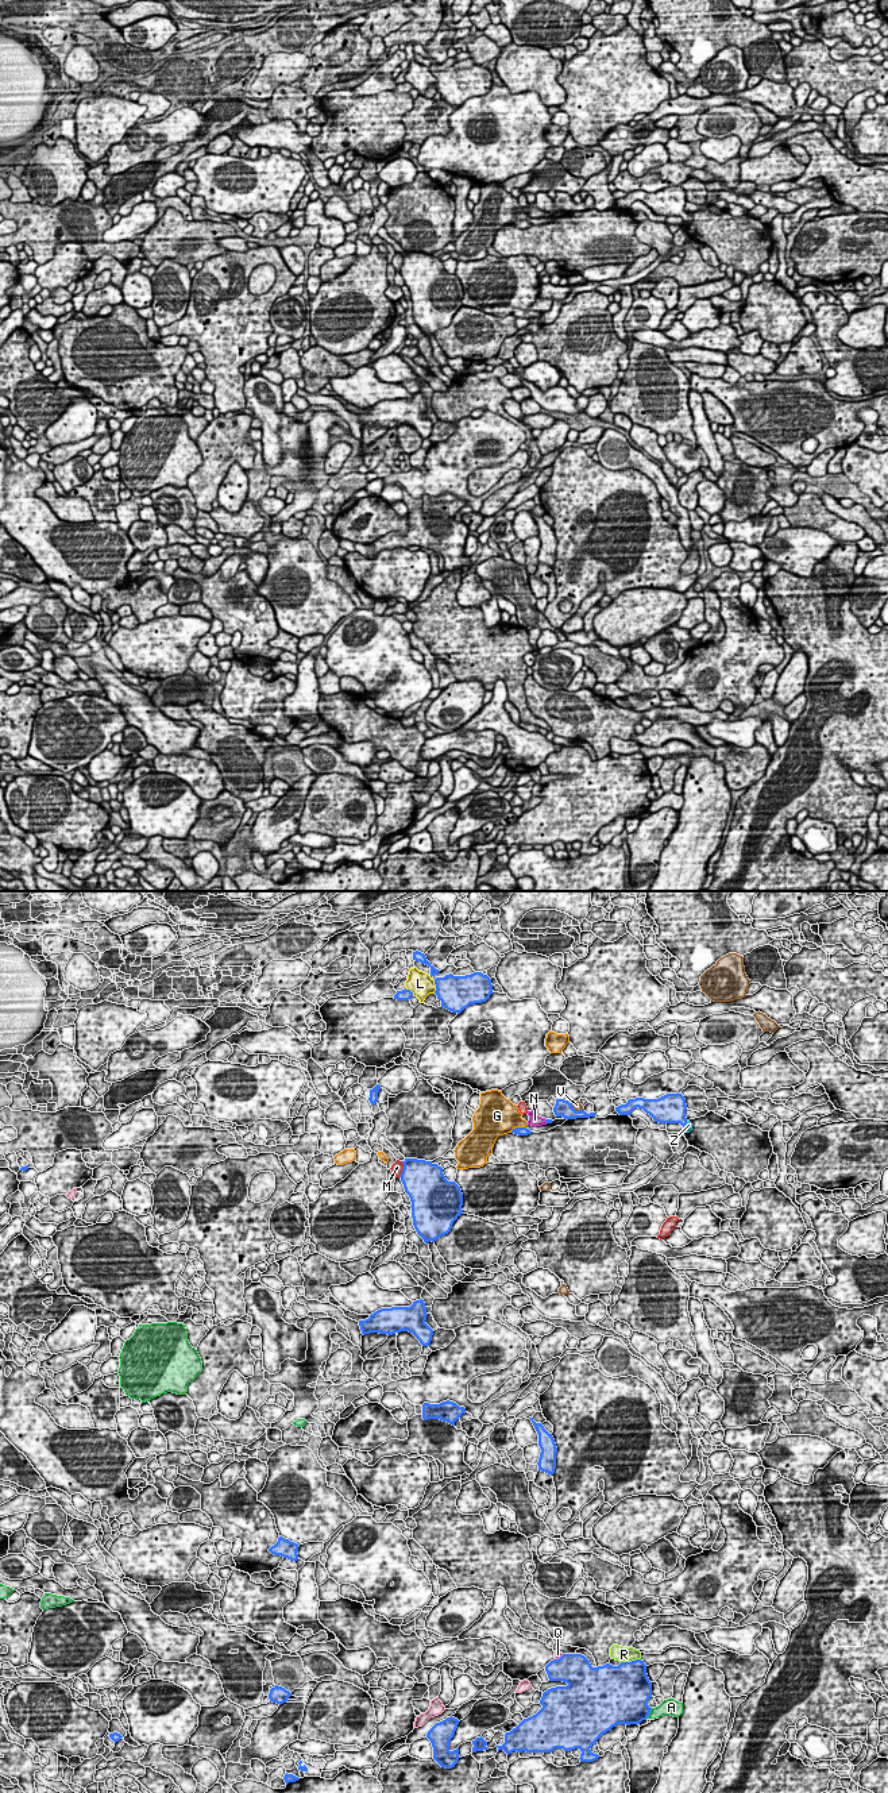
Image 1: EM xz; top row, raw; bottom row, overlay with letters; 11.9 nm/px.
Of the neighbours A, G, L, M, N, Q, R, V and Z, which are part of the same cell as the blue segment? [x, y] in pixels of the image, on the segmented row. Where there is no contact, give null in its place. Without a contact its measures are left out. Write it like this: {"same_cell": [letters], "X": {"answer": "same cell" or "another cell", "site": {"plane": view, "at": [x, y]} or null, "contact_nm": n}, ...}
{"same_cell": ["Z"], "A": {"answer": "another cell", "site": {"plane": "xz", "at": [649, 1712]}, "contact_nm": 140}, "G": {"answer": "another cell", "site": {"plane": "xz", "at": [517, 1128]}, "contact_nm": 200}, "L": {"answer": "another cell", "site": {"plane": "xz", "at": [436, 987]}, "contact_nm": 160}, "M": {"answer": "another cell", "site": {"plane": "xz", "at": [402, 1169]}, "contact_nm": 200}, "N": {"answer": "another cell", "site": {"plane": "xz", "at": [545, 1121]}, "contact_nm": 60}, "Q": {"answer": "another cell", "site": {"plane": "xz", "at": [560, 1657]}, "contact_nm": 130}, "R": {"answer": "another cell", "site": {"plane": "xz", "at": [632, 1661]}, "contact_nm": 240}, "V": {"answer": "another cell", "site": {"plane": "xz", "at": [575, 1110]}, "contact_nm": 170}, "Z": {"answer": "same cell", "site": {"plane": "xz", "at": [686, 1126]}, "contact_nm": 150}}

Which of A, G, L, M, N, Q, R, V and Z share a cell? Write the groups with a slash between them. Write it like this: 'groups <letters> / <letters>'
groups A / G / L / M / N / Q / R / V / Z

